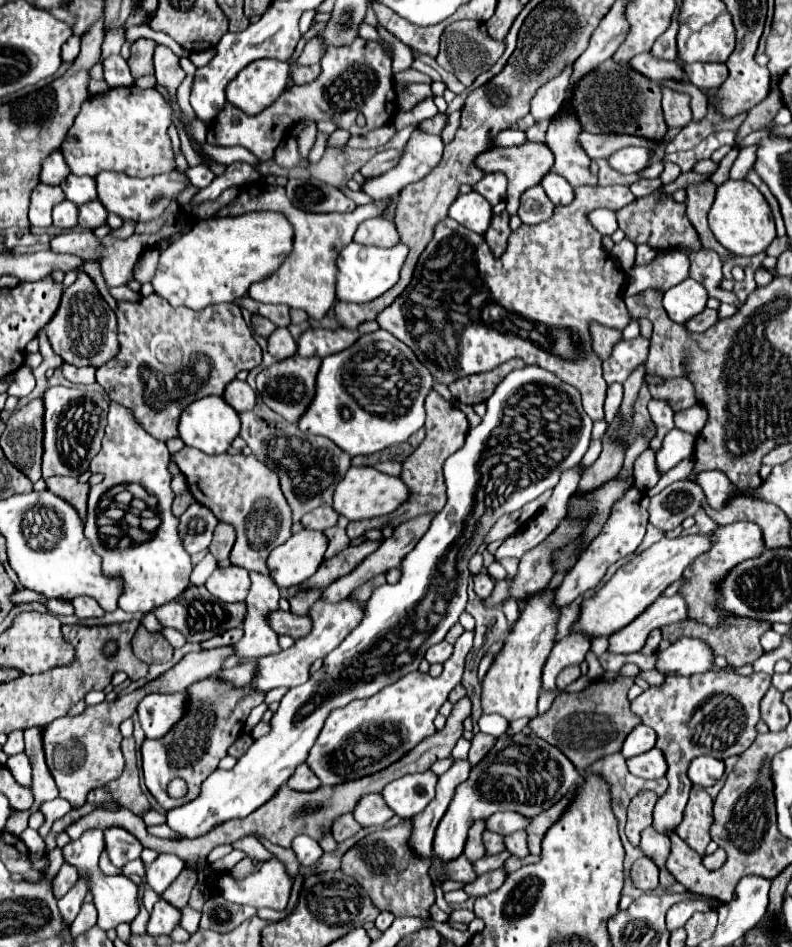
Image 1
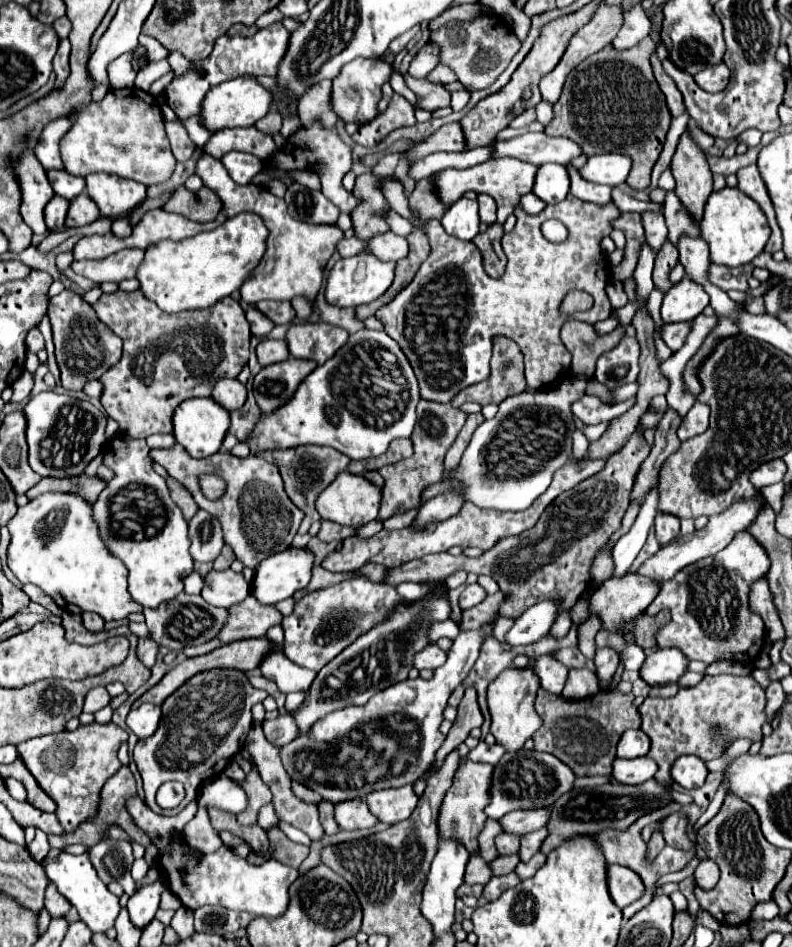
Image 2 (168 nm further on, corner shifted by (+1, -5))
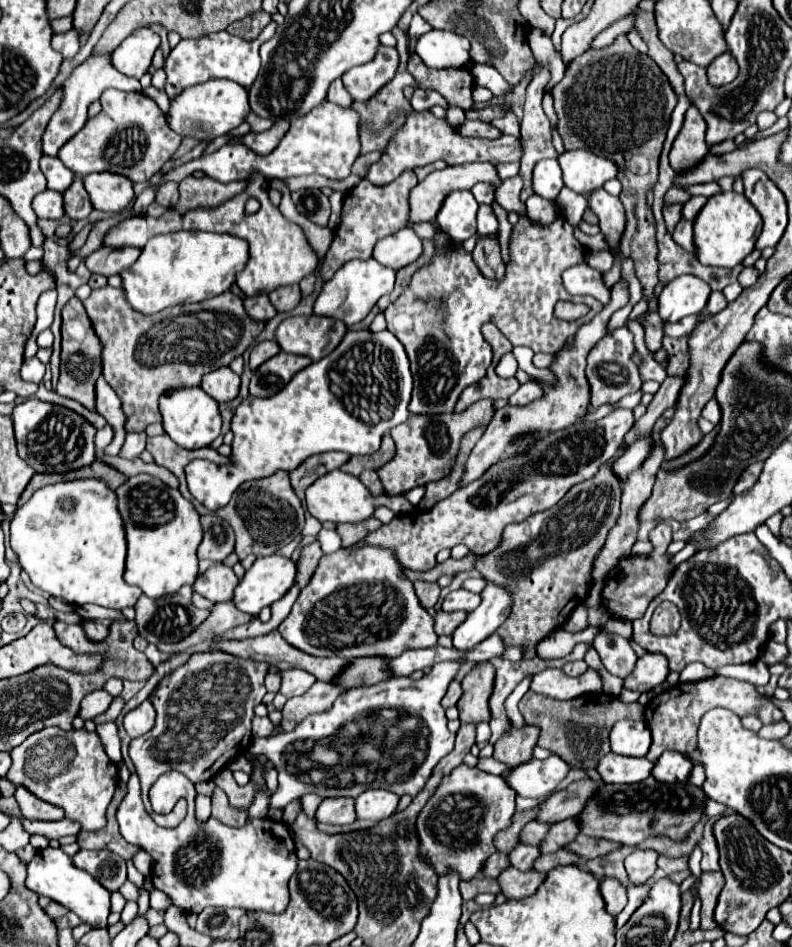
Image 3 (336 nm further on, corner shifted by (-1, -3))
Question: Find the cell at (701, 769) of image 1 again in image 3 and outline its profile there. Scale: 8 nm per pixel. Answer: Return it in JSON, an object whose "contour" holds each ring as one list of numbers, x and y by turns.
{"contour":[[666,751,652,769,652,777,656,777,658,781,666,781,666,783,674,783,674,781,688,781,690,773,692,773,692,761,678,751]]}

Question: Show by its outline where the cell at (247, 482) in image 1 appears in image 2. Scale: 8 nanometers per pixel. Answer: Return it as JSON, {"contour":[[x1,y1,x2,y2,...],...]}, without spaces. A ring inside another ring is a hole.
{"contour":[[174,443,168,449,150,449,150,457,156,463,160,463,168,471,170,477,180,481,192,493,192,497,200,509,208,511,222,523,226,543,236,553,236,559,240,559,246,567,254,569,264,557,268,557,272,553,272,549,290,547,290,543,304,519,304,513,288,499,276,465,268,463,262,457,238,459,238,457,234,457,230,453,222,453,222,451,218,451,216,455,210,455,206,459,194,459,178,443],[202,473,218,473,226,481,228,489,222,499,208,501,200,493,198,475,202,475]]}

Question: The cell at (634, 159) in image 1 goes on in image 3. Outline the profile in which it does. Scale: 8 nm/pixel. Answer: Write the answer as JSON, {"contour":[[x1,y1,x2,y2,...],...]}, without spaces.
{"contour":[[586,149,566,151,558,157,558,163,564,173,564,185,582,195,588,195,618,175,618,165,612,159]]}

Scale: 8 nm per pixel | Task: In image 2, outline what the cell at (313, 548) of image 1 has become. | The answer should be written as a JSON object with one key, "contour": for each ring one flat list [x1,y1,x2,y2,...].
{"contour":[[286,549,274,553,256,565,252,591,260,603,274,605,306,589,312,575,314,555,308,549]]}

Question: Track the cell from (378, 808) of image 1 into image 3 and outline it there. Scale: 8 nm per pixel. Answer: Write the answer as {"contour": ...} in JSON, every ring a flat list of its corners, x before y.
{"contour":[[348,797,324,799,322,805,316,811,316,819,320,823,330,823,330,825,350,825,350,823,354,823,356,821,354,799,348,799]]}

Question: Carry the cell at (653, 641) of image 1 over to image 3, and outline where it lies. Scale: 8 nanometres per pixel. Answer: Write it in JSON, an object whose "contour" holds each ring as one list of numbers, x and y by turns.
{"contour":[[600,629,592,645,596,647,596,651,602,659,602,665,606,667,608,673,612,673,620,679,626,679,634,671,638,655,634,653,630,639]]}

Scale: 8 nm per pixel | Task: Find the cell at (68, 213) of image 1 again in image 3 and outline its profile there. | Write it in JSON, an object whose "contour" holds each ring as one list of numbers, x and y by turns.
{"contour":[[48,189,34,197,32,207,40,219,62,219,62,215,64,215,62,193]]}

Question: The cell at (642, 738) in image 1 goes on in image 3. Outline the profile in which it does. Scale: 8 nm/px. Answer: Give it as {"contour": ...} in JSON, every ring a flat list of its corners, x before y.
{"contour":[[618,721,610,733,612,753,644,757,650,749,650,729,642,721]]}

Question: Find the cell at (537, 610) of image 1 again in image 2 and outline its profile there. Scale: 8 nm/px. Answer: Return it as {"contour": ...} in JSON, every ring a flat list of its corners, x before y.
{"contour":[[532,663,526,669,510,669,500,673,488,685,488,707,492,715,490,733,496,737,496,743,506,751,520,751,524,743,540,729,542,719,534,711,534,697,538,691,538,677,532,673]]}

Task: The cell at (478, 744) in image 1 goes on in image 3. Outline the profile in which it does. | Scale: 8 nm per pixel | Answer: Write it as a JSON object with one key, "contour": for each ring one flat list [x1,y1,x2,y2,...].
{"contour":[[462,763,452,773,444,775,434,797,430,797,430,801,418,815,418,835,422,841,422,853,432,861,436,873,442,875,446,873,446,867,452,867,454,871,460,873,462,879,476,877,486,857,490,857,490,853,496,851,492,845,494,835,502,827,510,825,510,817,514,815,514,799,516,799,516,793,506,785,504,777,480,771,478,767,468,767,466,763]]}

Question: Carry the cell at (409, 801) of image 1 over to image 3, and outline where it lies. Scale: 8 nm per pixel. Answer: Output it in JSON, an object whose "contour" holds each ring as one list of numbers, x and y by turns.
{"contour":[[366,789,356,799,356,821,349,825,351,832,370,829,378,824,378,821,390,817,398,809,400,797,386,789]]}

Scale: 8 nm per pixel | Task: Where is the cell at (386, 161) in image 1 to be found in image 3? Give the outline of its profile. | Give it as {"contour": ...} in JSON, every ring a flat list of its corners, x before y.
{"contour":[[468,119,458,127,458,133,462,137,484,137,484,139,496,139,496,137,500,137,500,131,496,127,492,127,490,123,468,121]]}

